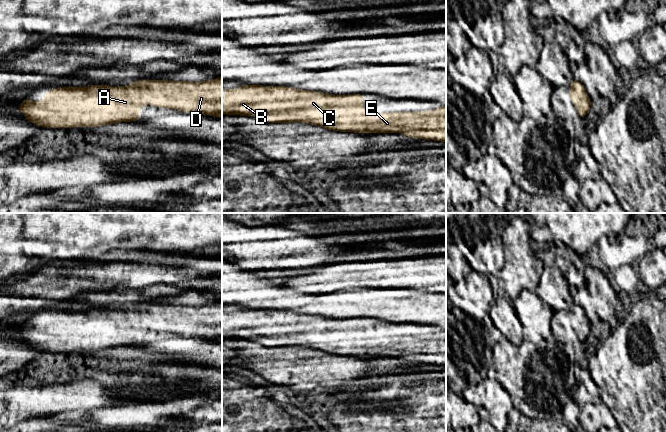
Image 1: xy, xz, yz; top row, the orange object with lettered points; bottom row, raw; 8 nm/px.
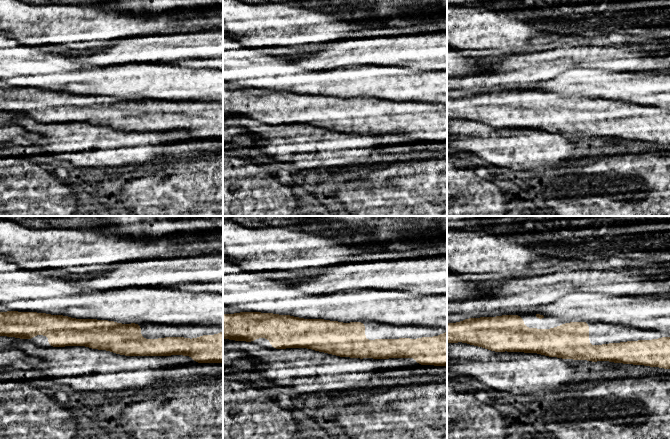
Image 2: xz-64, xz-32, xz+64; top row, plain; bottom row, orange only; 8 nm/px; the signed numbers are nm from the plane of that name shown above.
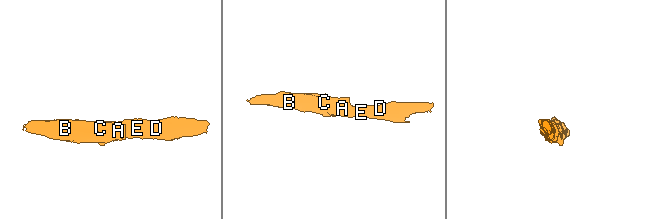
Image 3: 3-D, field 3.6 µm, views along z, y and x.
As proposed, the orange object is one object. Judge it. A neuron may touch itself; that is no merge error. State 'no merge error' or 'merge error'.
no merge error

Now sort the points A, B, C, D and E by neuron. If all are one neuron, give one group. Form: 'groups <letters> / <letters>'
groups A B C D E

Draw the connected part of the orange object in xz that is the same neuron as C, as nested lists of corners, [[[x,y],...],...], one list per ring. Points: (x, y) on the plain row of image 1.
[[[240,309],[236,313],[222,313],[222,338],[254,341],[257,337],[268,340],[267,347],[302,346],[324,351],[328,354],[355,357],[403,357],[409,362],[446,366],[446,330],[436,334],[421,336],[384,336],[381,338],[364,337],[364,318],[339,320],[315,315],[300,314],[285,310]]]

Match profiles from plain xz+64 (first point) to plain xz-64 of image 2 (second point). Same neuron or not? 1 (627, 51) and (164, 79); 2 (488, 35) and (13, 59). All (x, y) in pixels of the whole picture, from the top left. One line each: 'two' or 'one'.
1: two
2: two

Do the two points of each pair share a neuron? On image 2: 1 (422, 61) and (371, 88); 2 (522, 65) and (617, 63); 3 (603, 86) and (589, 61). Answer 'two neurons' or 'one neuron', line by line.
1: two neurons
2: one neuron
3: two neurons

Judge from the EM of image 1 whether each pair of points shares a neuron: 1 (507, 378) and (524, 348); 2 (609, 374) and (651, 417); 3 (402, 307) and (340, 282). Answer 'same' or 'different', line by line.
1: same
2: same
3: different

